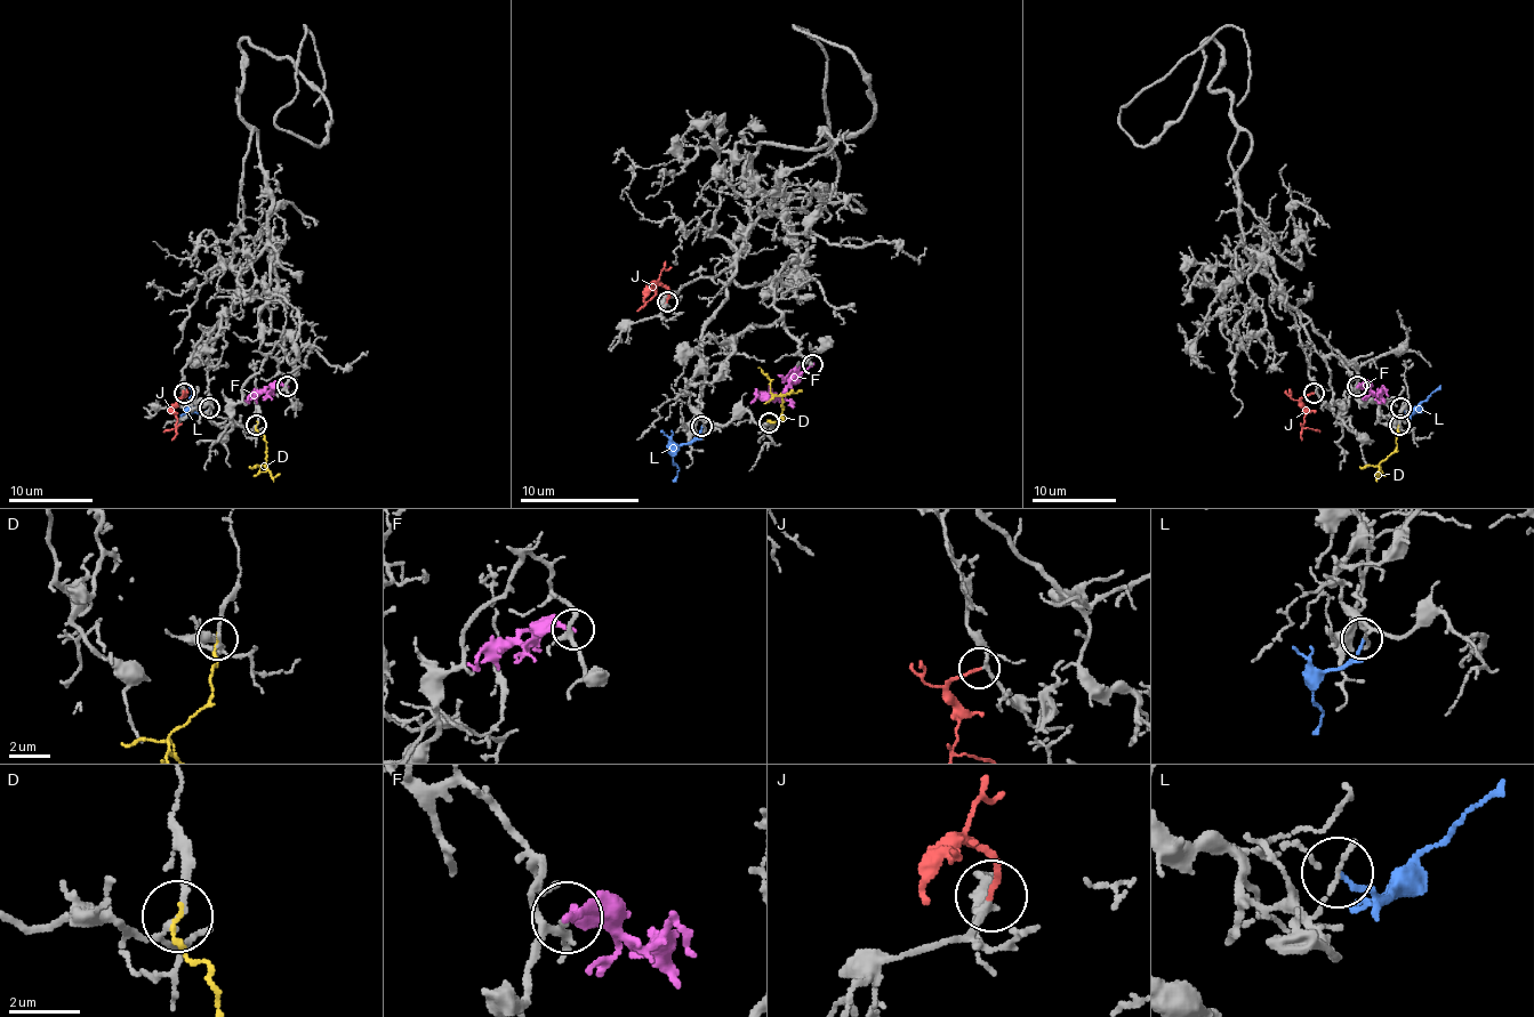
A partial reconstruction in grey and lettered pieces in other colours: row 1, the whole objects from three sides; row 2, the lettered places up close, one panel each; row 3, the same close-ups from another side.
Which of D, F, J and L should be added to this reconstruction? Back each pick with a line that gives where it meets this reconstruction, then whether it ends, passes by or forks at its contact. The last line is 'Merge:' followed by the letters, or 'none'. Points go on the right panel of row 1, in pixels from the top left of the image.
J: meets grey at (1314, 393); it ends there
Merge: J

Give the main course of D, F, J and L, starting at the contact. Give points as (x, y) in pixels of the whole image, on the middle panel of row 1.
D: (768, 422), (782, 419), (782, 404), (773, 395), (771, 380), (759, 368)
F: (813, 365), (780, 395), (762, 395), (749, 404)
J: (666, 303), (669, 293), (660, 284), (651, 288), (657, 290), (653, 288), (636, 312)
L: (701, 425), (693, 440), (672, 455), (677, 470), (672, 482)

